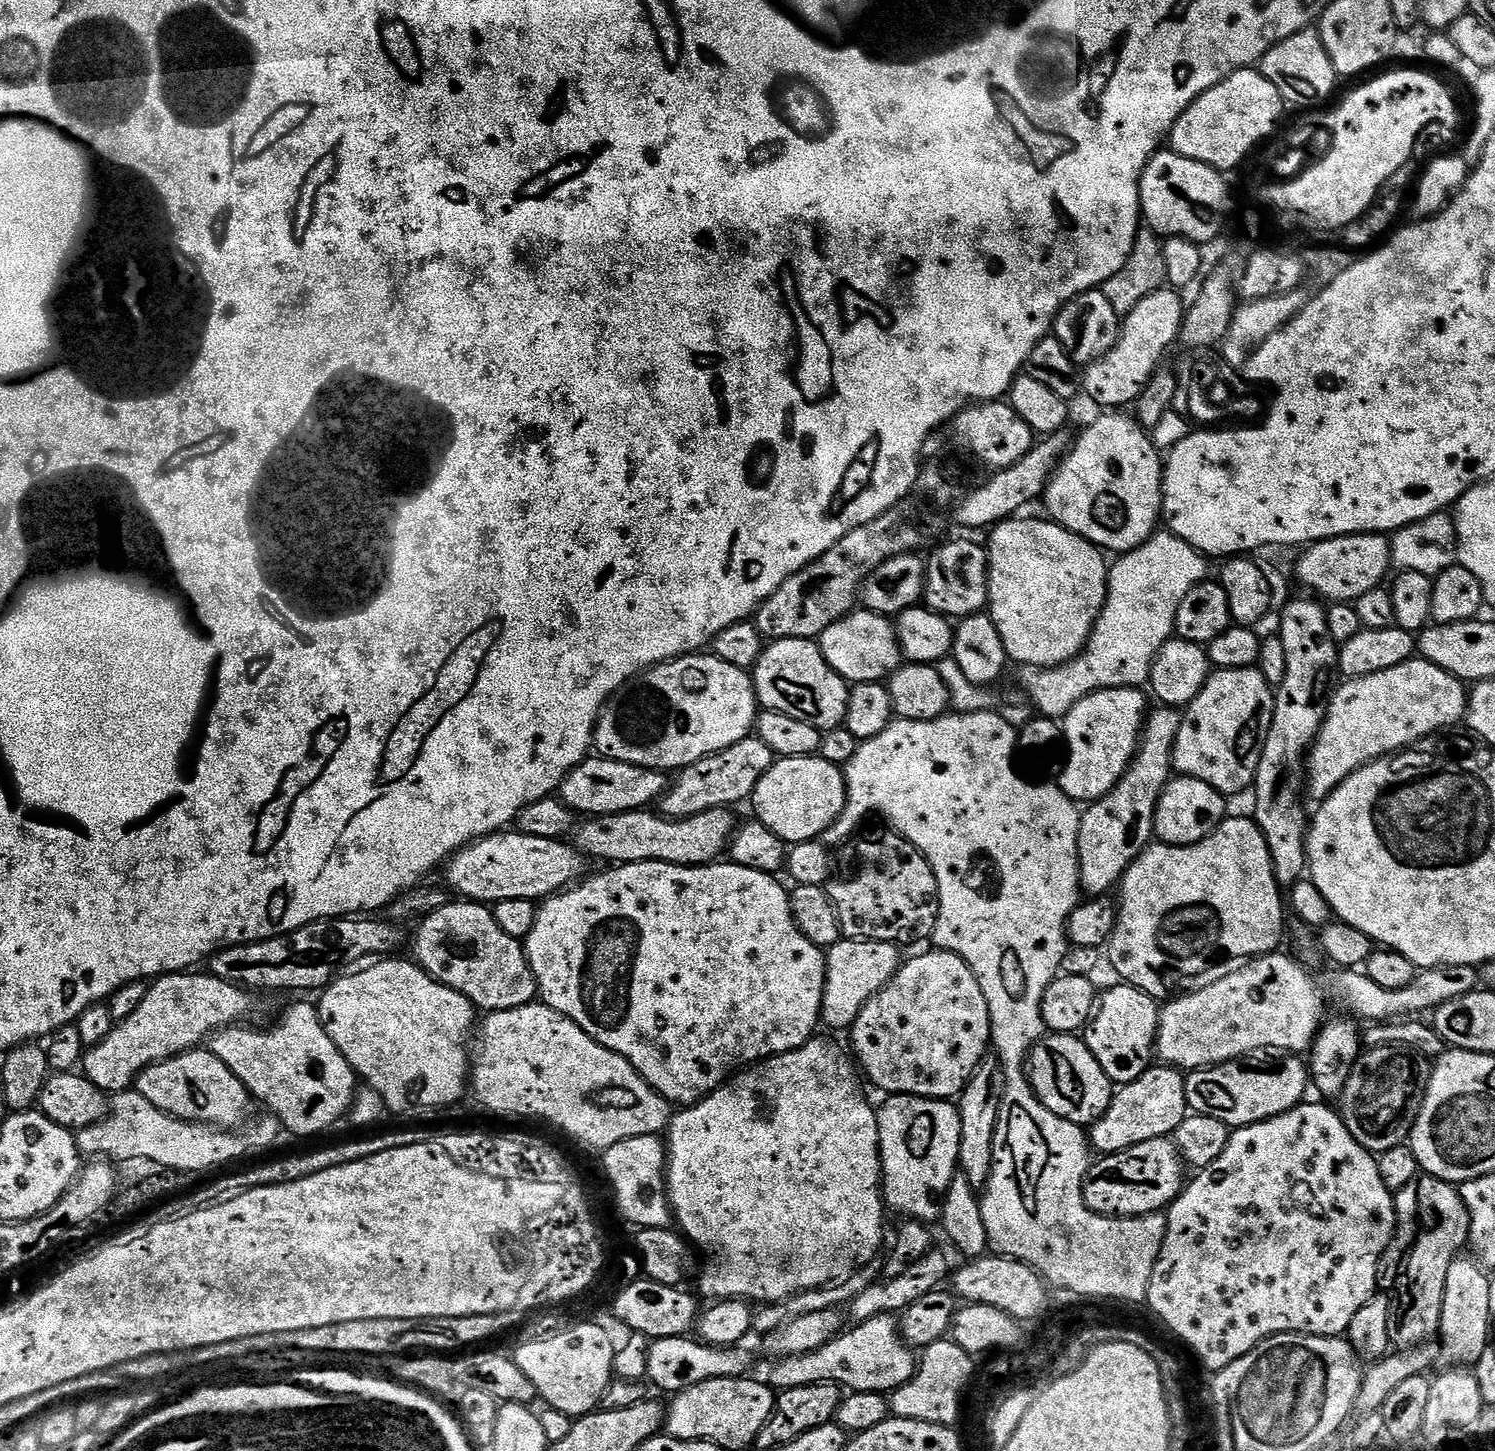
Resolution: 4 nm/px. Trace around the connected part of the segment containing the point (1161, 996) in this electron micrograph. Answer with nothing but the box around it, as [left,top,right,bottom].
[1106,815,1286,1002]

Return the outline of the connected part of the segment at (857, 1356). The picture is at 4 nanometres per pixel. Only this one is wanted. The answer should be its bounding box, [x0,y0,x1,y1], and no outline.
[754,1315,918,1394]

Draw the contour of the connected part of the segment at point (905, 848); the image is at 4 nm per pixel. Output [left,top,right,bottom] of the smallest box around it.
[826,834,938,946]

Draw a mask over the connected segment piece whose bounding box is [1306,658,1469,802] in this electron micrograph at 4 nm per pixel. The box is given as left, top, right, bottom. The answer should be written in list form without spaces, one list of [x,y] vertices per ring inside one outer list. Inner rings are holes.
[[[1413,658],[1402,666],[1394,666],[1390,670],[1382,670],[1378,674],[1348,680],[1342,684],[1333,691],[1329,699],[1324,725],[1320,727],[1306,757],[1306,792],[1316,802],[1325,800],[1344,779],[1358,771],[1363,764],[1371,764],[1373,760],[1395,754],[1418,740],[1431,737],[1441,730],[1448,730],[1440,728],[1448,728],[1459,720],[1461,723],[1468,707],[1469,693],[1462,681],[1423,658]]]

